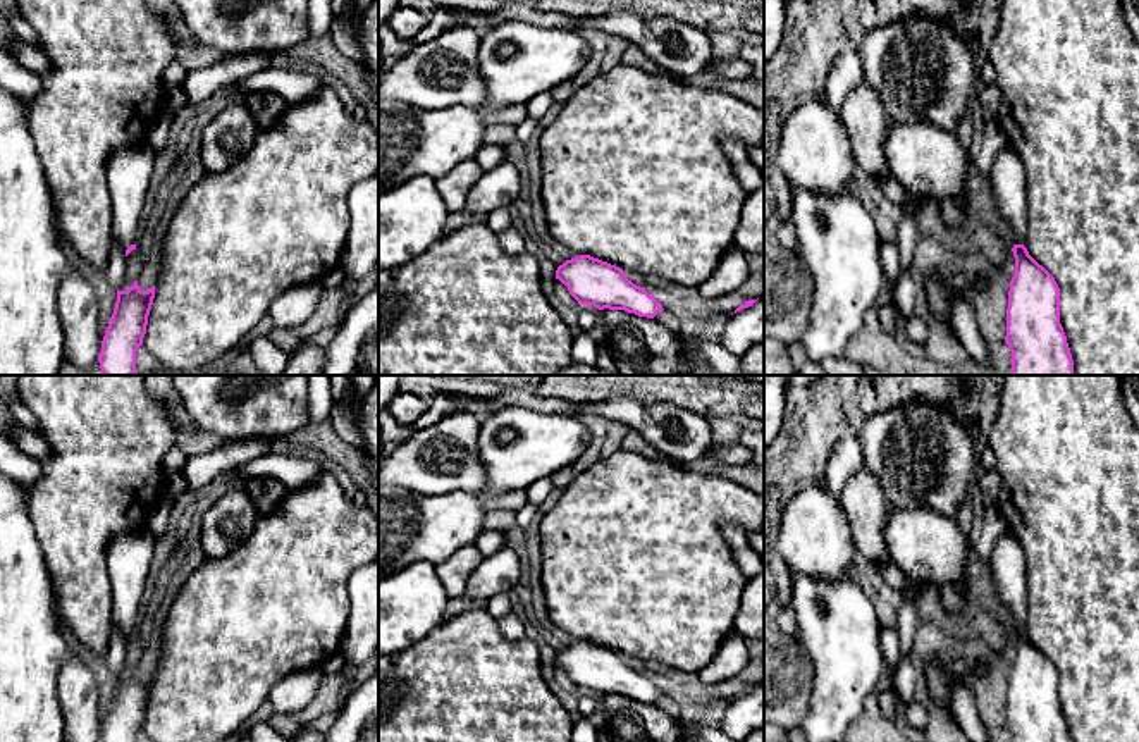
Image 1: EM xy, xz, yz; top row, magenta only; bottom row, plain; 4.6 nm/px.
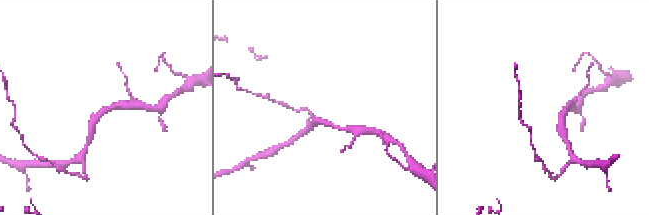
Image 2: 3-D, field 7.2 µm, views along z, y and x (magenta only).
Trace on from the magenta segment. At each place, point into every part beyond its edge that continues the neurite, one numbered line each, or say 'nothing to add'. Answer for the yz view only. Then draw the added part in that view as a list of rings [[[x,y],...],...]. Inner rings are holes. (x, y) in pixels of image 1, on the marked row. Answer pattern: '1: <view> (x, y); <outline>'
1: yz (1007, 174); [[[1005,145],[989,169],[989,182],[996,201],[994,213],[1012,244],[1025,244],[1027,203],[1025,169],[1019,153]]]

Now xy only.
1: xy (129, 171); [[[146,143],[119,150],[107,162],[112,232],[124,250],[138,241],[153,167],[155,151]]]

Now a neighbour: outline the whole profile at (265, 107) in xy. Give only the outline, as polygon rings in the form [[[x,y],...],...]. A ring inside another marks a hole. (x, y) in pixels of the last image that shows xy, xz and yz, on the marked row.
[[[249,93],[243,102],[260,129],[268,129],[291,107],[287,100],[275,93]]]

